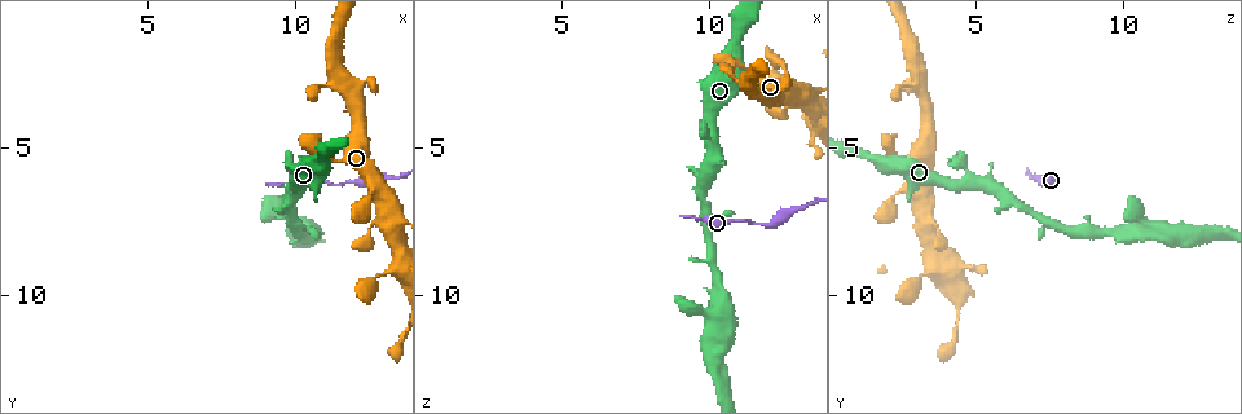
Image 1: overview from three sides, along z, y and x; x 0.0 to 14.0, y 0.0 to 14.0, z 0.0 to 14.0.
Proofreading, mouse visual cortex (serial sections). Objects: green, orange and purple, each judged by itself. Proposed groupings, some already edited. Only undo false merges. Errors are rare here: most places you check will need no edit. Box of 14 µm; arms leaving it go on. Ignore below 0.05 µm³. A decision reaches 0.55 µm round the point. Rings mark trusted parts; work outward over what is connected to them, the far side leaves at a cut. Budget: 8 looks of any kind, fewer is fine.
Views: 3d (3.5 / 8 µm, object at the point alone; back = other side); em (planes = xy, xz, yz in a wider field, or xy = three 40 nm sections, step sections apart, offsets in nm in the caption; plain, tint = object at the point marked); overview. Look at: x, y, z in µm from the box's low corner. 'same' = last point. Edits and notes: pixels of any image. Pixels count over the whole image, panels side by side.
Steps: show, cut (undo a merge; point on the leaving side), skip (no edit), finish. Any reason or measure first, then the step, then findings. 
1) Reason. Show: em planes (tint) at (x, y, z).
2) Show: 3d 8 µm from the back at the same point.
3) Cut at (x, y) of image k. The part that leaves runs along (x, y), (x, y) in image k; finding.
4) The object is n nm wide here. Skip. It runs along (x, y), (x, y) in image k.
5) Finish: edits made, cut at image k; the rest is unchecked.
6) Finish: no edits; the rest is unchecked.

Thin neck. Show: 3d 8 µm at (11.4, 6.3, 7.6).

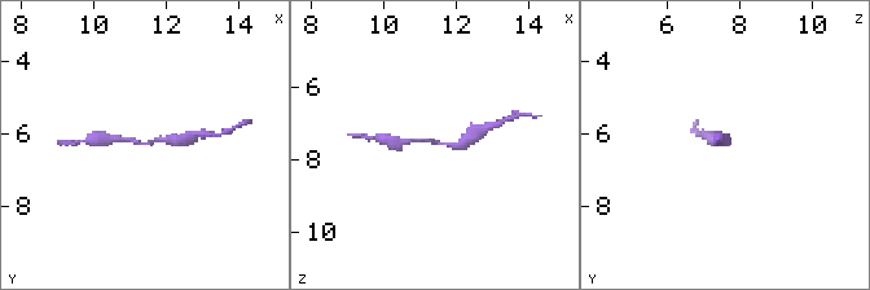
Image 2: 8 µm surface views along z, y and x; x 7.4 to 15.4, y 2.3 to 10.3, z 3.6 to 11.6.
Zoom in. Show: 3d 3.5 µm at (11.3, 6.3, 7.5).

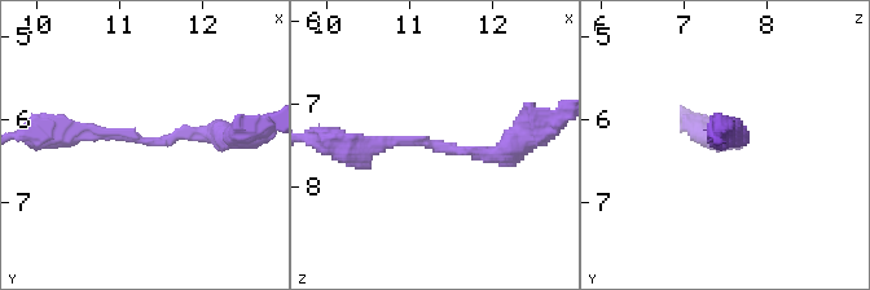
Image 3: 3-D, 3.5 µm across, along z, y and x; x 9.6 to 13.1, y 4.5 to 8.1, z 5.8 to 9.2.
The arms are 200, 200 nm wide. Show: em planes (tint) at (11.30, 6.30, 7.50).

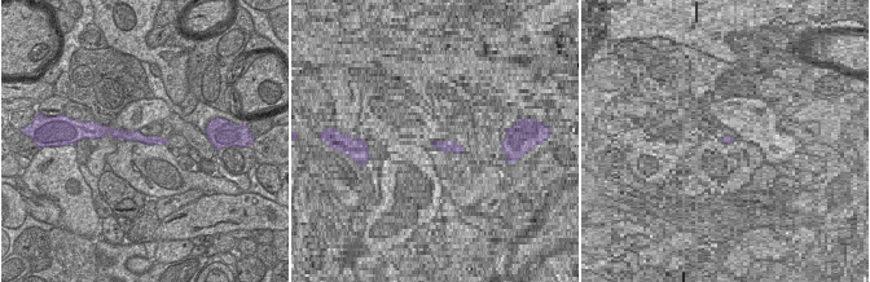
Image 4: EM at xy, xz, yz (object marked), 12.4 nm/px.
Skip. It runs along (61, 130), (145, 141), (176, 133), (224, 137) in image 3; all the same cell.

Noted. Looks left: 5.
Side arm on a straight run. Show: 3d 8 µm at (10.0, 6.2, 4.8).

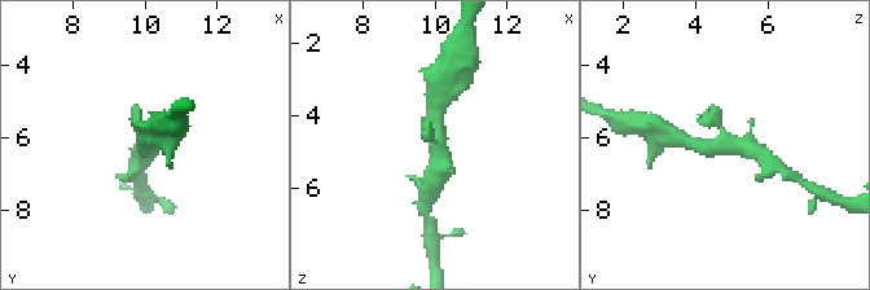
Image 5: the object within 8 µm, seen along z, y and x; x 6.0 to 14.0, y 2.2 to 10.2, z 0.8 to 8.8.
Zoom in. Show: 3d 3.5 µm at (10.1, 6.1, 4.8).

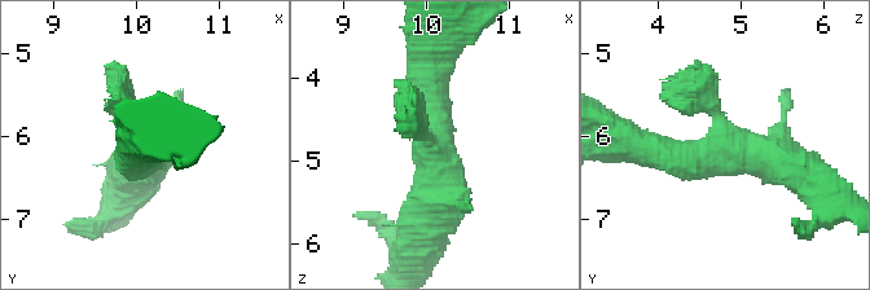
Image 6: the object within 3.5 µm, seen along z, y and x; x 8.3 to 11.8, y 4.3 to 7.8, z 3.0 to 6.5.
Shape alone is not enough. Show: em xy step 5 (tint) at (10.10, 6.20, 4.75).

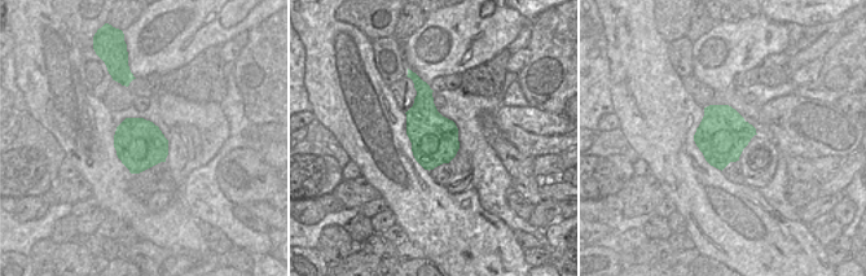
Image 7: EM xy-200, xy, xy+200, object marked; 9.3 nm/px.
Skip. All the same cell.

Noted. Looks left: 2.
Show: 3d 3.5 µm at (13.0, 7.5, 3.5).

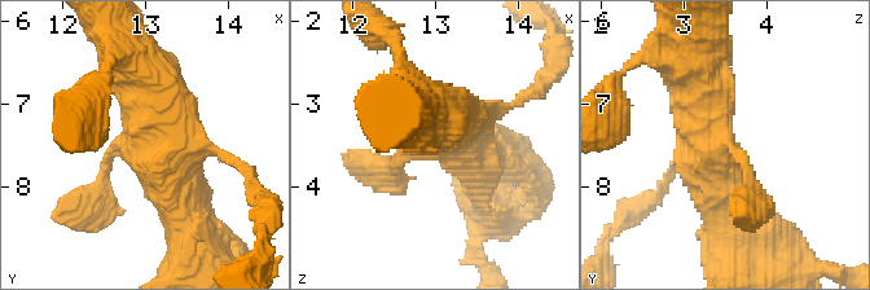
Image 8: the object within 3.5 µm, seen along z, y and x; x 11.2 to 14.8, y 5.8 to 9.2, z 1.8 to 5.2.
Now the EM. Show: em xy step 2 (tint) at (12.90, 7.55, 3.50).

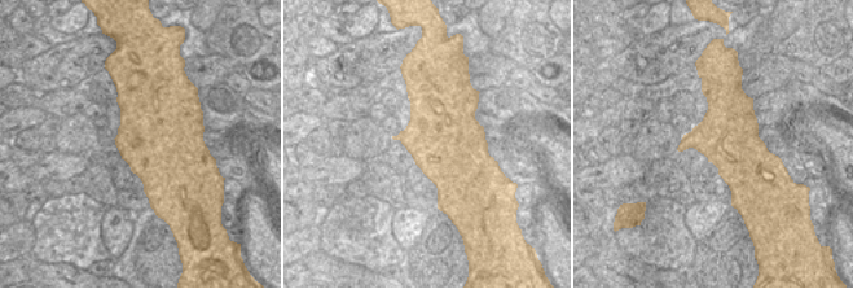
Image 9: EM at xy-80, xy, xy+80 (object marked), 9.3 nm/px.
Skip. All the same cell.

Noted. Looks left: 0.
Finish: no edits; the rest is unchecked.

